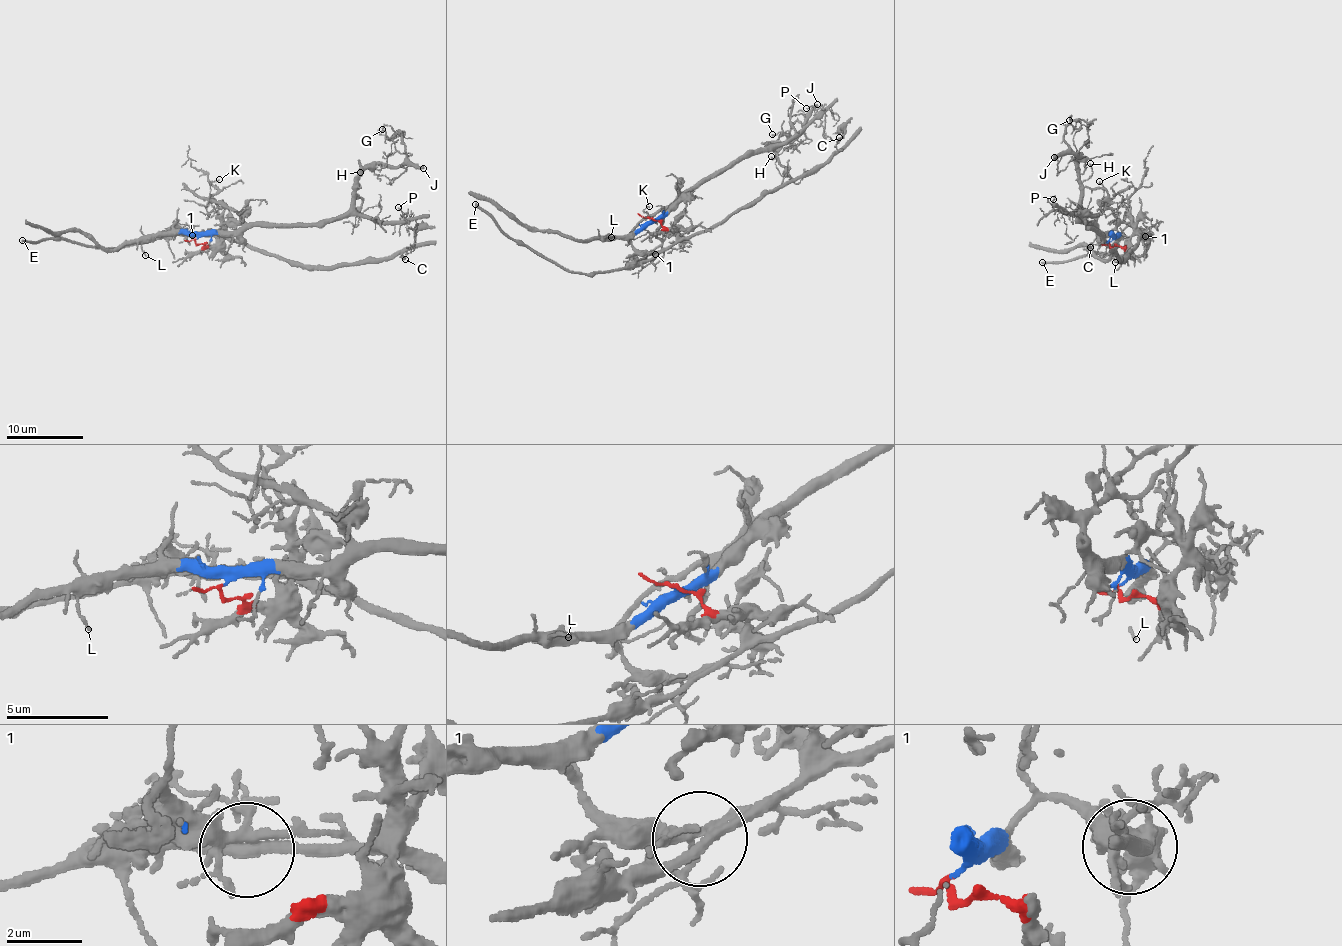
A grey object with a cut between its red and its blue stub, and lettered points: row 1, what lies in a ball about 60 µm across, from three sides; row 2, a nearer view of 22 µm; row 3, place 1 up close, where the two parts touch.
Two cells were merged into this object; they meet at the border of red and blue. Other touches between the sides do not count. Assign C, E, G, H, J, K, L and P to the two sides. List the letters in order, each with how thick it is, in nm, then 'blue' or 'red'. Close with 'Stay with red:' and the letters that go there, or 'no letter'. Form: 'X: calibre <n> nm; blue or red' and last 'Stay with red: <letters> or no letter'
C: calibre 130 nm; red
E: calibre 280 nm; red
G: calibre 140 nm; blue
H: calibre 110 nm; blue
J: calibre 300 nm; blue
K: calibre 90 nm; blue
L: calibre 130 nm; blue
P: calibre 80 nm; blue
Stay with red: C, E

